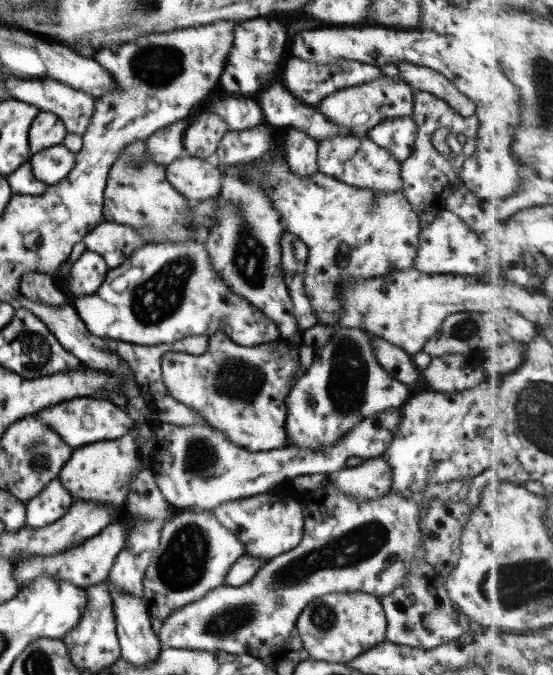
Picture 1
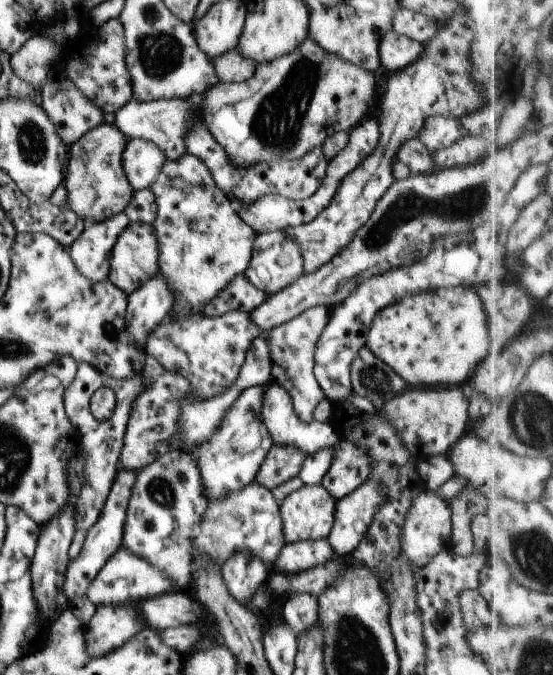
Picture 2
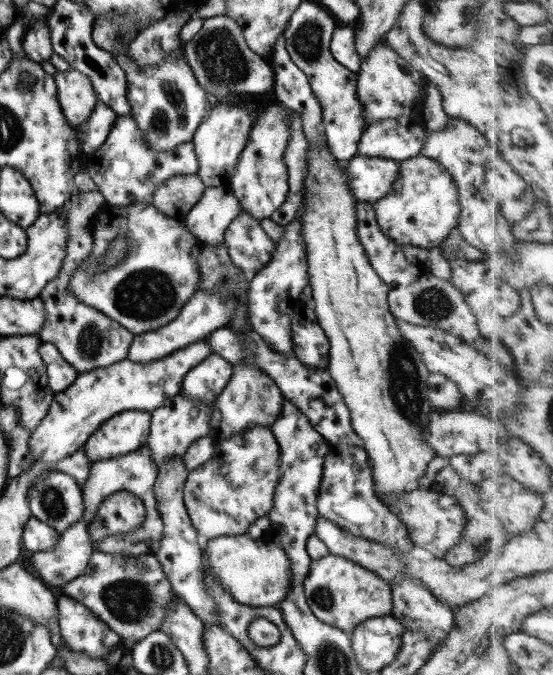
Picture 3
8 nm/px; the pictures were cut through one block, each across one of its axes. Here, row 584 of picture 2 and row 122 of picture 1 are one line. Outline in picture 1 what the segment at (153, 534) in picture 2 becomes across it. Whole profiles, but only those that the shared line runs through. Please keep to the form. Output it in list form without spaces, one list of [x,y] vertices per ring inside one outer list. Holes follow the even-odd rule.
[[[183,117],[174,124],[158,129],[147,138],[147,151],[153,161],[166,168],[177,158],[186,155],[183,136],[192,119],[193,117]]]

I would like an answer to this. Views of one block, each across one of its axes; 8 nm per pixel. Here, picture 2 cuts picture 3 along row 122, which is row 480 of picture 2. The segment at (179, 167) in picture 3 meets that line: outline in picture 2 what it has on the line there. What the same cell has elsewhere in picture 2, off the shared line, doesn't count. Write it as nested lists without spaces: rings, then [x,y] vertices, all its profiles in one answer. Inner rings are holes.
[[[119,466],[117,470],[112,488],[107,496],[106,502],[100,511],[100,516],[88,530],[83,542],[80,554],[68,563],[65,572],[65,581],[63,591],[70,602],[80,598],[87,593],[88,585],[94,580],[94,577],[100,572],[104,563],[122,547],[124,523],[126,520],[126,511],[129,503],[129,498],[135,485],[138,472],[132,469],[122,469]]]

